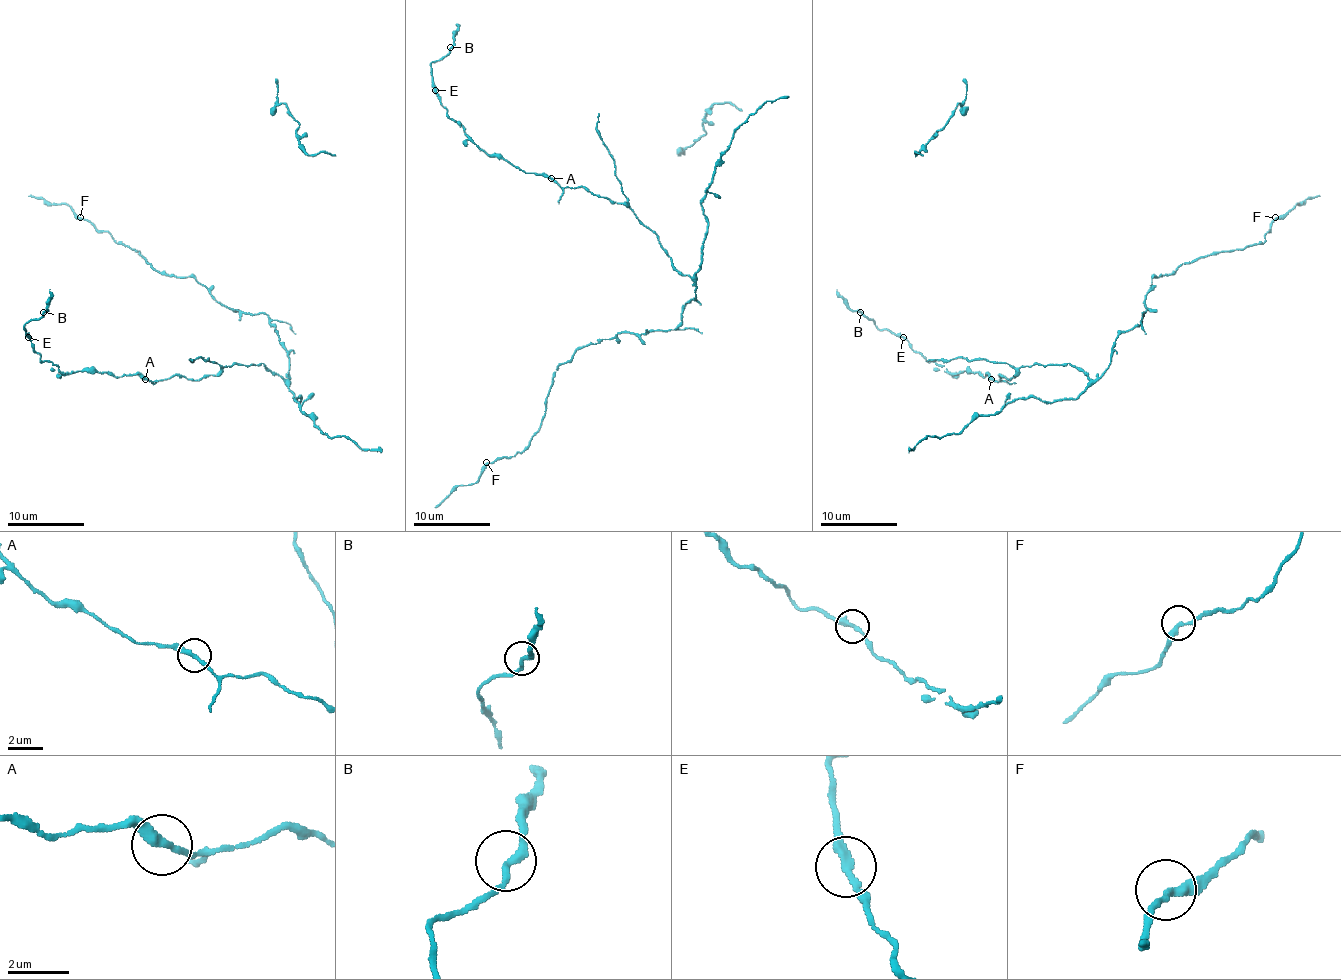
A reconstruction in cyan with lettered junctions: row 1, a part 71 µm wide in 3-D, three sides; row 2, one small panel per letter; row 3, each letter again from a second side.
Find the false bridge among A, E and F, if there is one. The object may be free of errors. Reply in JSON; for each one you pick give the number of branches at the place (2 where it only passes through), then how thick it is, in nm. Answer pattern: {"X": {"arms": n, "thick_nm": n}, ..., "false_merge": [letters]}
{"false_merge": []}

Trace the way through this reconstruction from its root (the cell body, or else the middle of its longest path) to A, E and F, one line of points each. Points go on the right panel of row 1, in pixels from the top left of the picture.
A: (1085, 375), (1067, 363), (1033, 363), (1023, 365), (1010, 379), (1002, 375), (1000, 381), (991, 379)
E: (1085, 375), (1067, 363), (1023, 365), (1000, 381), (950, 373), (902, 337)
F: (1085, 375), (1096, 379), (1110, 363), (1115, 339), (1140, 323), (1154, 277), (1260, 244), (1275, 217)

